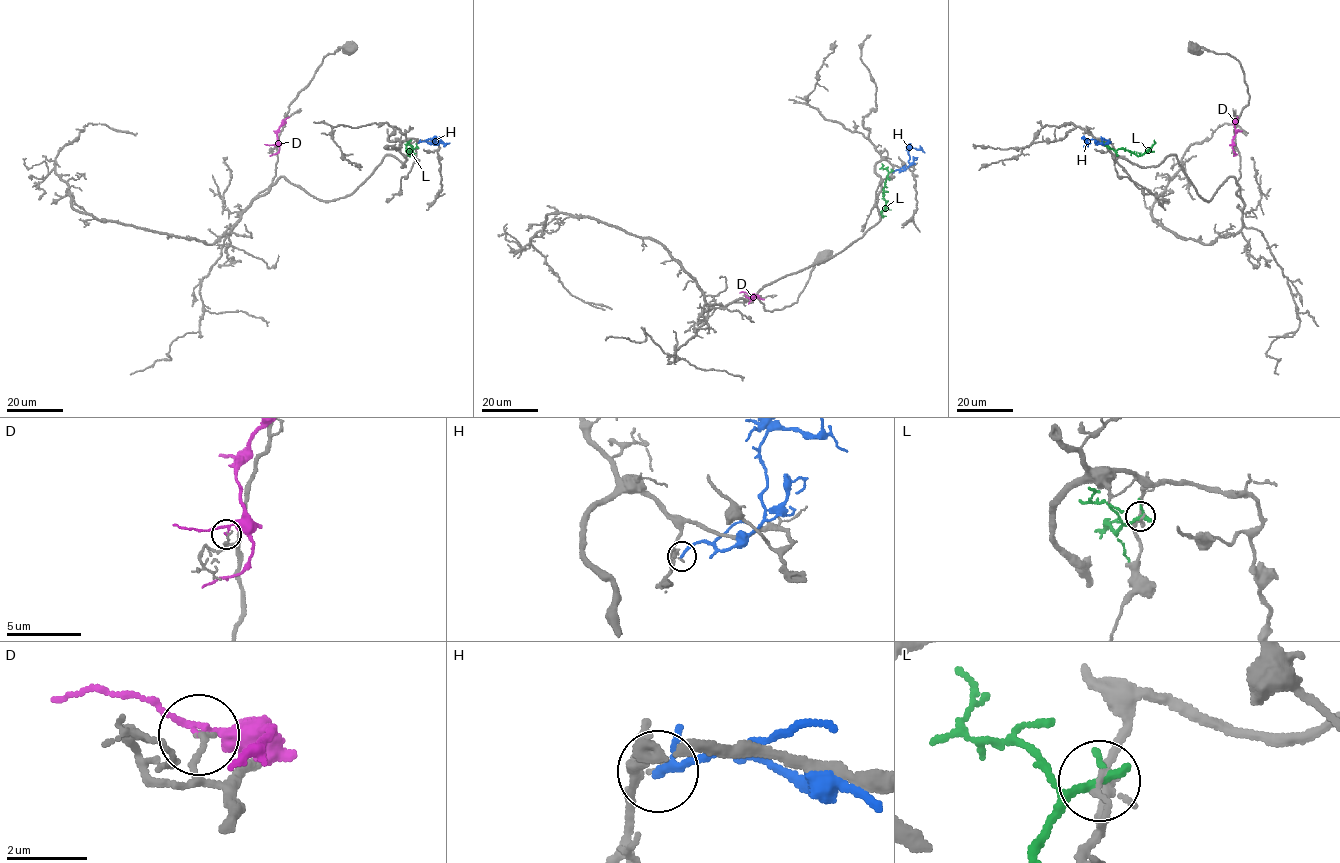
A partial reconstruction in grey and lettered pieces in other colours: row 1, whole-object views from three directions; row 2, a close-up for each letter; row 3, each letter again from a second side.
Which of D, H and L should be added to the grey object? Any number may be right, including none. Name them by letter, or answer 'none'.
D

